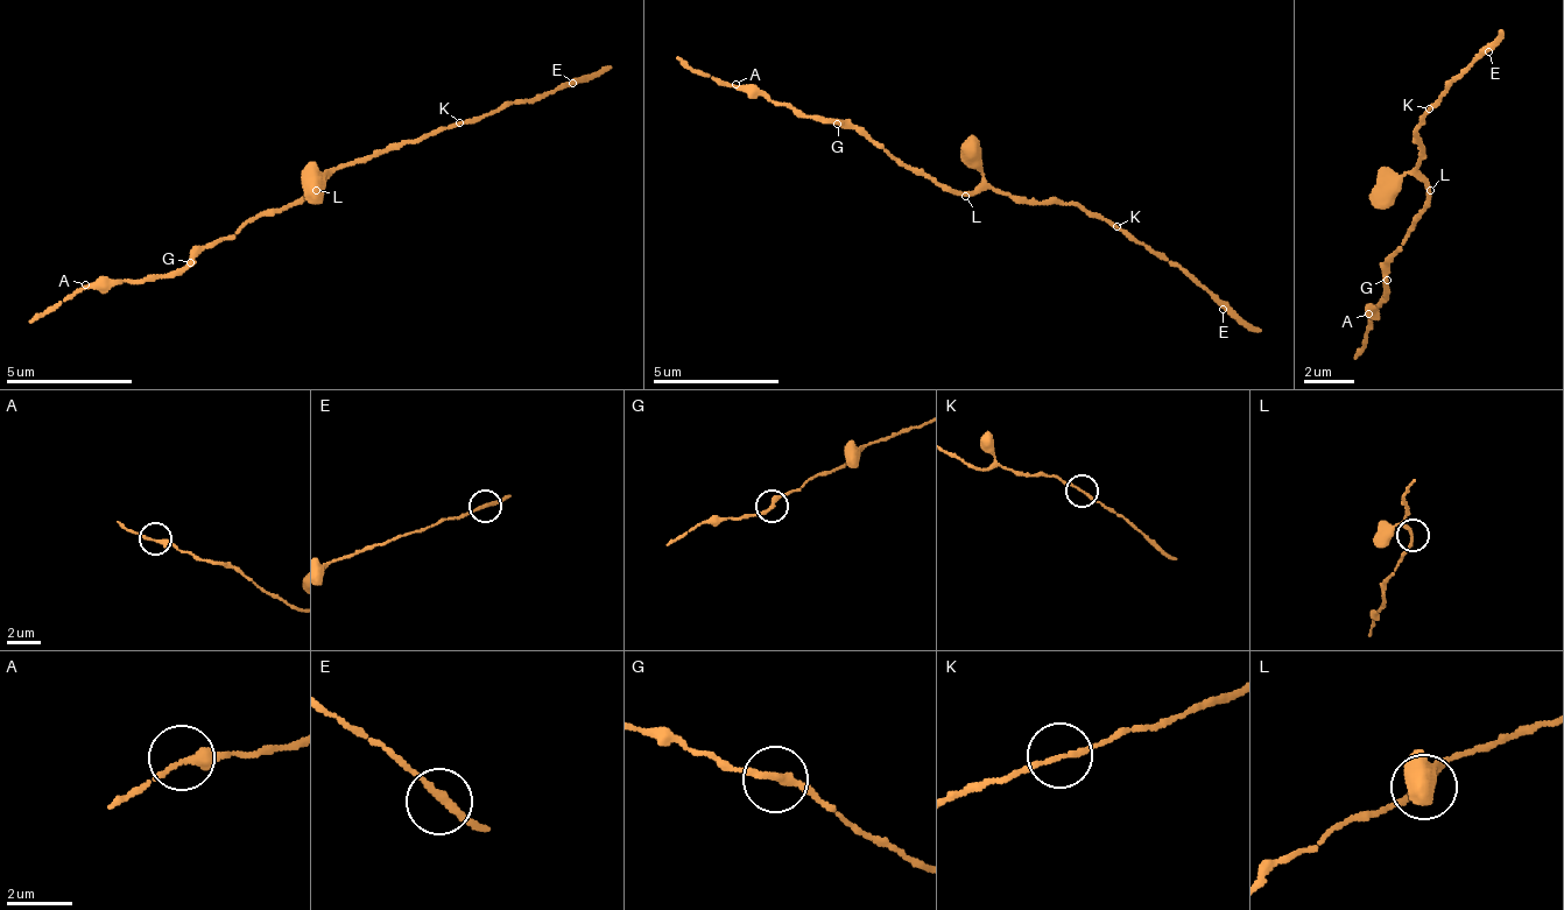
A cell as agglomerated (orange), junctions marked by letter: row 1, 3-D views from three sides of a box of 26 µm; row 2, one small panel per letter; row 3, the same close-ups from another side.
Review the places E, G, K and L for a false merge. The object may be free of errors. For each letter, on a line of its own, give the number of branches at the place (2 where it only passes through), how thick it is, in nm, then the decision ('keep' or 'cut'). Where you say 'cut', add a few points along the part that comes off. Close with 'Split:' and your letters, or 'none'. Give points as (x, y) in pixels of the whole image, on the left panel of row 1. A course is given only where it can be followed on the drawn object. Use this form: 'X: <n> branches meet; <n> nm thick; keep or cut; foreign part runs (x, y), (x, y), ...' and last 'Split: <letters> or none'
E: 2 branches meet; 220 nm thick; keep
G: 2 branches meet; 240 nm thick; keep
K: 2 branches meet; 140 nm thick; keep
L: 3 branches meet; 150 nm thick; keep
Split: none

